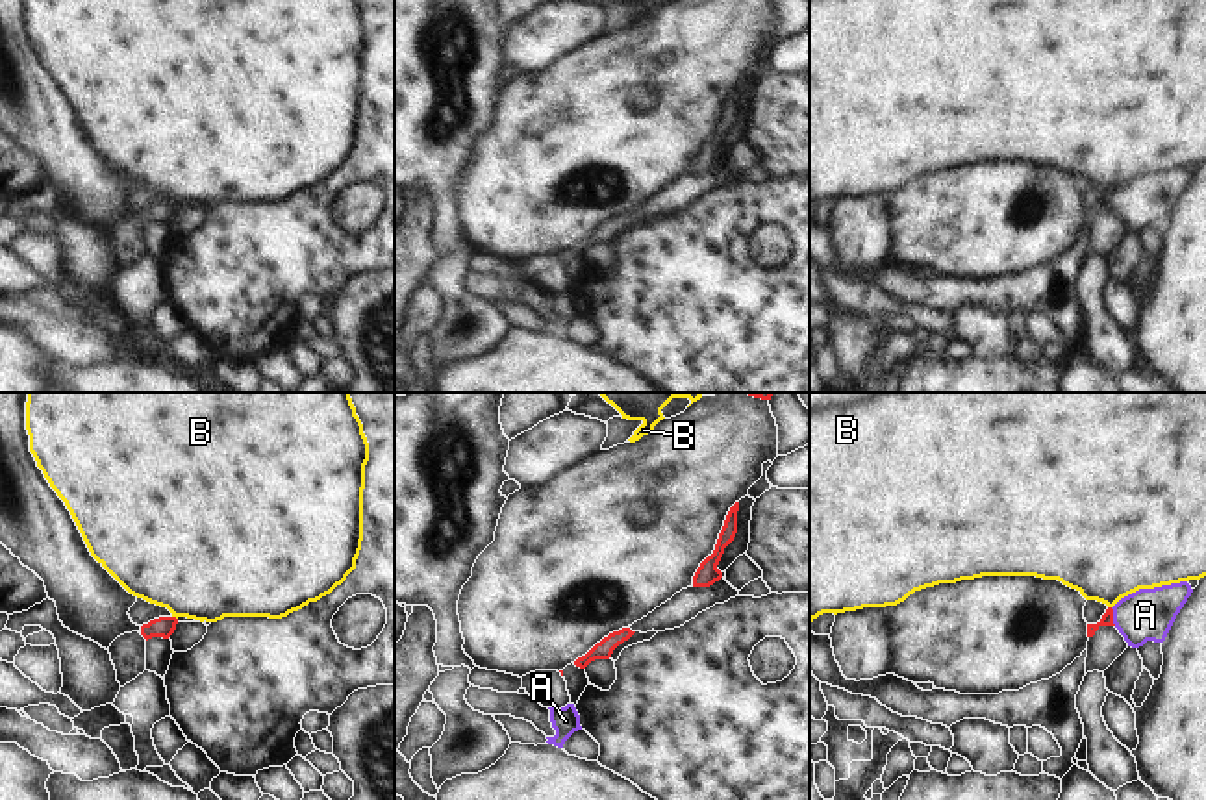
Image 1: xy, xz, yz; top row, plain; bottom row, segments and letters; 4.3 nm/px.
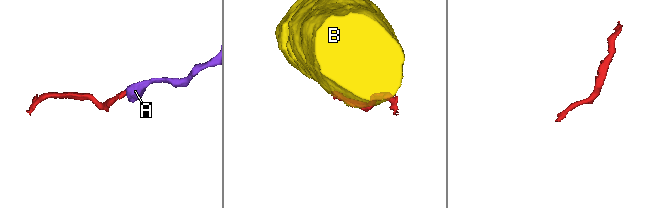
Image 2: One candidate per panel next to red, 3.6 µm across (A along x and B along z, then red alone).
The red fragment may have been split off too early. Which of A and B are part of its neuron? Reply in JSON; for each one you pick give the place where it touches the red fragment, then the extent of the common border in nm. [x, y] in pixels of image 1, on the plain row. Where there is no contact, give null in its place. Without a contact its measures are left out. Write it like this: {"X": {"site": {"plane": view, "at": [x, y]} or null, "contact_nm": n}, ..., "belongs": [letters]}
{"A": {"site": {"plane": "yz", "at": [1112, 202]}, "contact_nm": 80}, "belongs": ["A"]}

